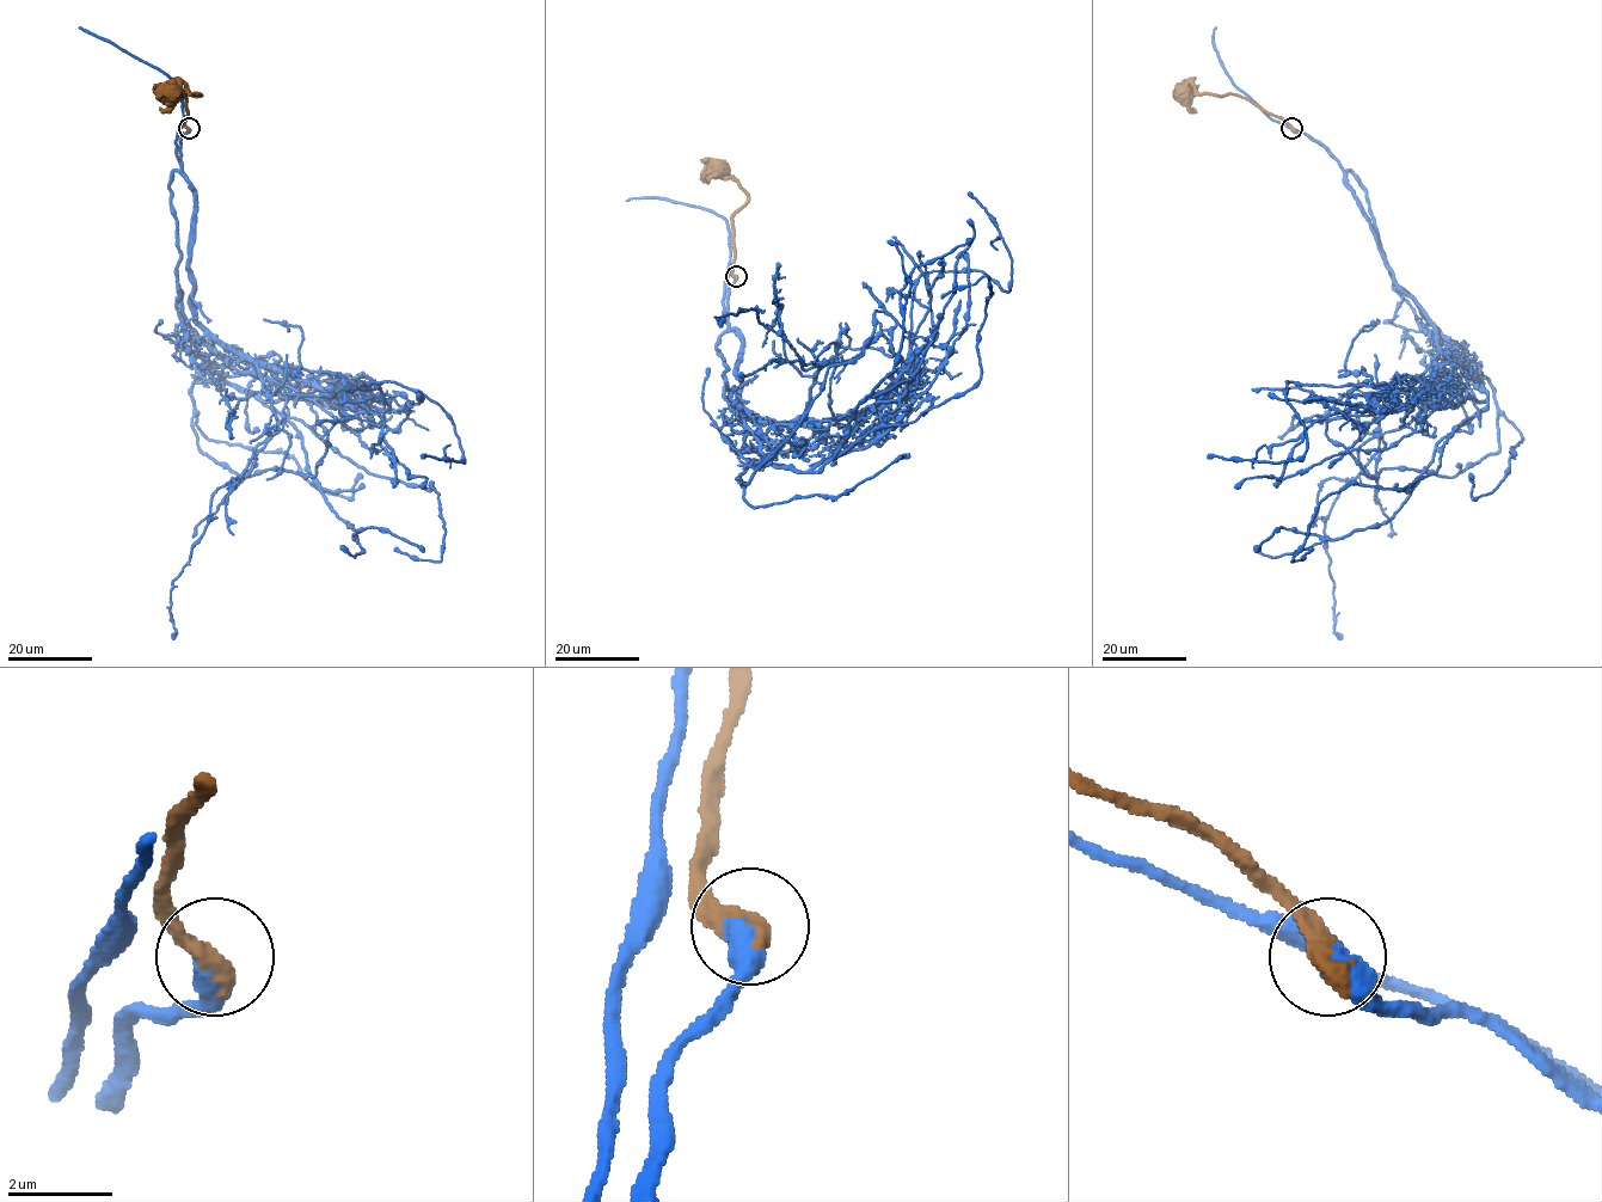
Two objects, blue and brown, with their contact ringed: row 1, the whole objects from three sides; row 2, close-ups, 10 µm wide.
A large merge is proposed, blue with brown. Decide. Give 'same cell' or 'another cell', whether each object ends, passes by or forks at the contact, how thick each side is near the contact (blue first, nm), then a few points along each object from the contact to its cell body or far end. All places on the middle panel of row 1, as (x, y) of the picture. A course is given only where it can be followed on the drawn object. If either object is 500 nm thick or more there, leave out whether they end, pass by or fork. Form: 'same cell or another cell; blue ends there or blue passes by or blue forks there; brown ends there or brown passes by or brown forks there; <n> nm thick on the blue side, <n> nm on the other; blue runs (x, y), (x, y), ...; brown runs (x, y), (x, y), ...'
same cell; 550 nm thick on the blue side, 440 nm on the other; blue runs (736, 276), (717, 348), (724, 398), (759, 449), (798, 471), (820, 471), (980, 379), (989, 278), (941, 296); brown runs (736, 276), (731, 271), (732, 215), (746, 202), (748, 192), (729, 173), (717, 170)

